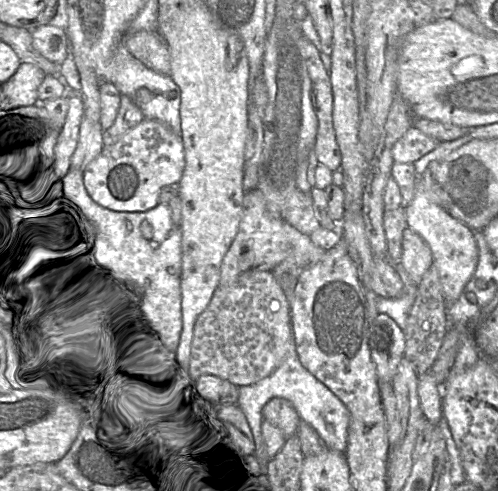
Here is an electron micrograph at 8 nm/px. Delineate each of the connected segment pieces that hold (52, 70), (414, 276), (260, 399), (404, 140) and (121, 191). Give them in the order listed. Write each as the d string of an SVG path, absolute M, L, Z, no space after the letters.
M3 26L3 42L13 49L21 63L33 64L46 75L60 75L60 65L44 58L34 48L30 30L15 26Z
M409 227L403 232L400 262L410 279L417 285L433 264L433 255L429 246Z
M295 342L281 365L268 377L247 386L239 387L238 405L247 415L252 432L256 440L256 454L263 465L263 473L269 471L272 459L269 458L266 445L261 433L261 424L264 420L263 408L272 398L279 397L290 401L299 413L301 421L312 426L331 450L345 453L348 445L348 428L350 415L342 400L326 385L312 375L300 362Z
M410 128L392 147L394 162L413 164L434 150L441 142L421 130Z
M144 118L116 144L103 148L83 173L83 183L100 206L117 212L145 212L160 203L163 187L179 184L185 164L181 135L162 122Z

